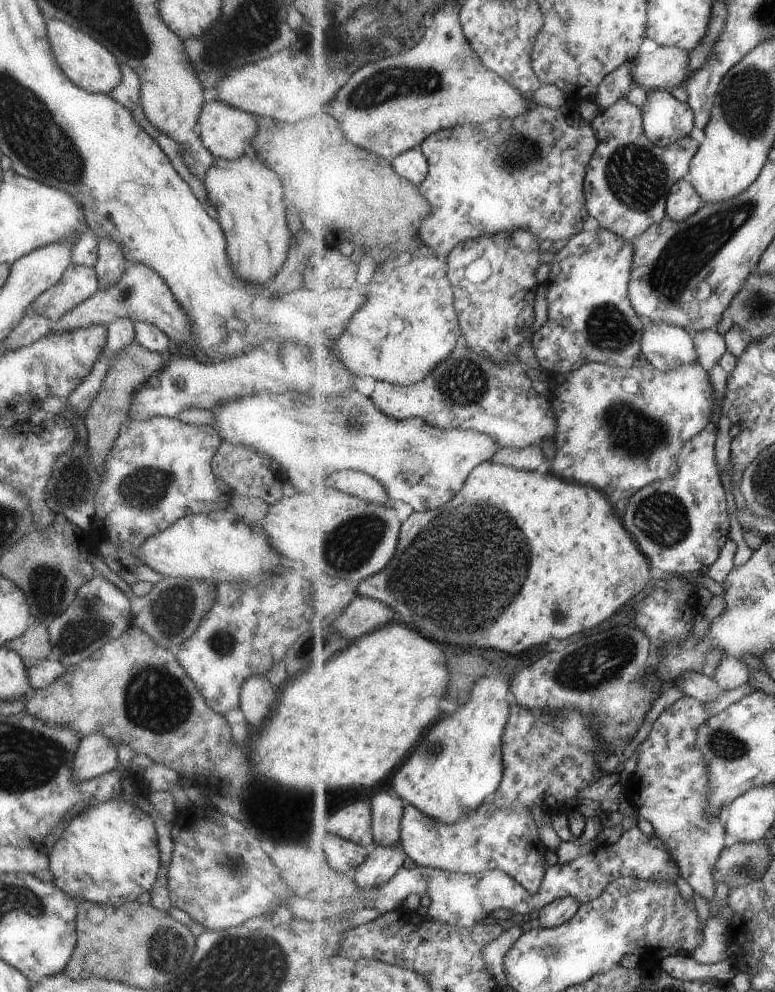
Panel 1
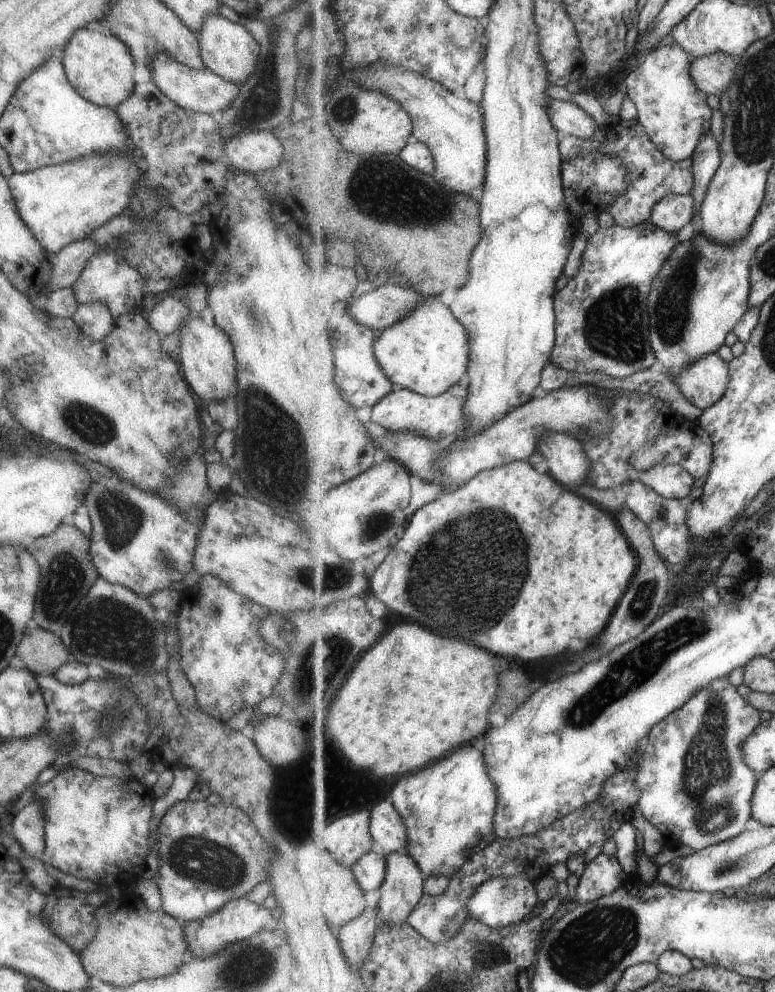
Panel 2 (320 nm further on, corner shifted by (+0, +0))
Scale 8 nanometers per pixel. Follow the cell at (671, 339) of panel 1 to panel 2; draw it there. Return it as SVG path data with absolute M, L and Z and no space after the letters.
M718 352L708 354L673 380L685 398L704 411L724 397L731 380L730 366Z

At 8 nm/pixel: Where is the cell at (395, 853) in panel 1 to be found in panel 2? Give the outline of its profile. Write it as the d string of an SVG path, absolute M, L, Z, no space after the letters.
M368 906L365 907L364 912L361 915L354 920L351 920L348 924L345 924L344 927L337 932L343 953L347 956L347 960L351 962L351 966L355 969L359 969L362 966L362 963L364 963L370 955L377 929L382 923L383 920L380 918L378 906Z

